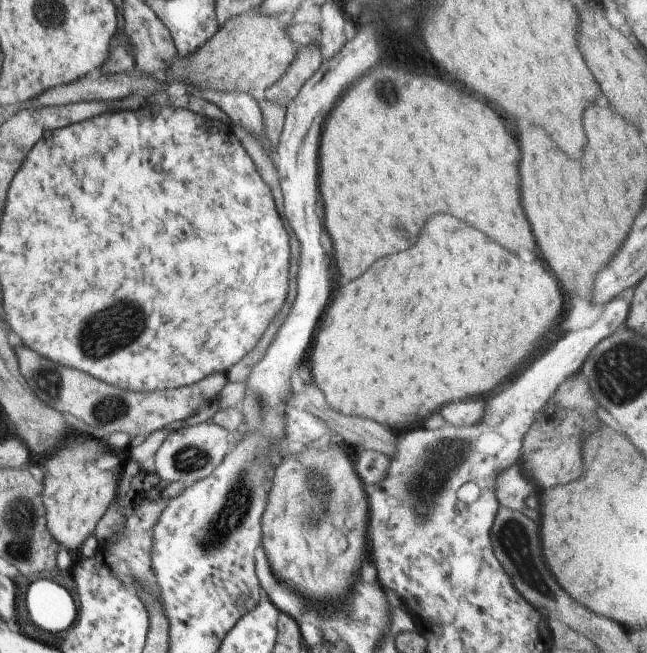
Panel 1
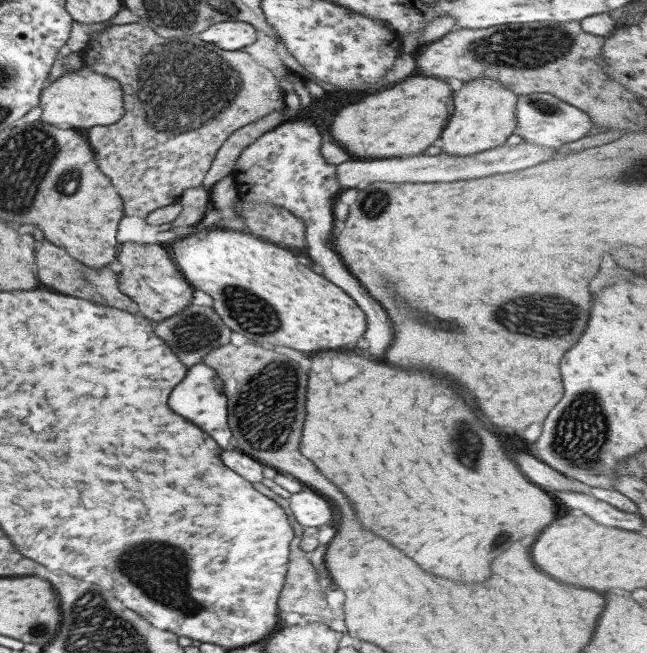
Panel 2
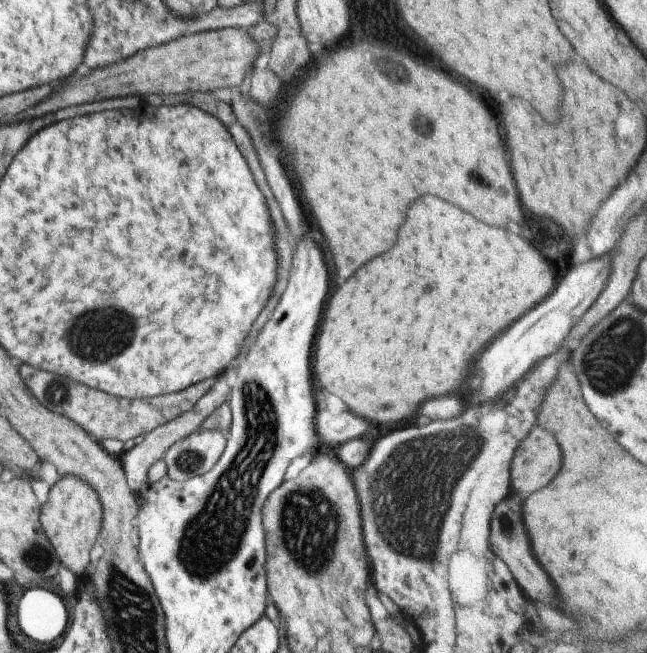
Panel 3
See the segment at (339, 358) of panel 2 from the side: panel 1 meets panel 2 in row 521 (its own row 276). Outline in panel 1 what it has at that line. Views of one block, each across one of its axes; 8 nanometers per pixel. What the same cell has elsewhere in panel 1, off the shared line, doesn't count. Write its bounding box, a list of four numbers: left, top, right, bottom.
[307,214,565,426]

